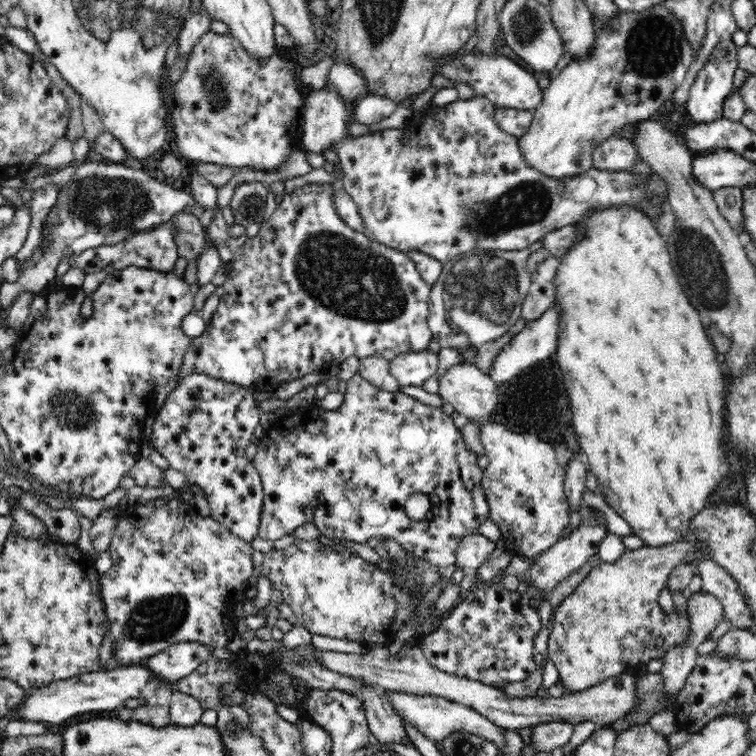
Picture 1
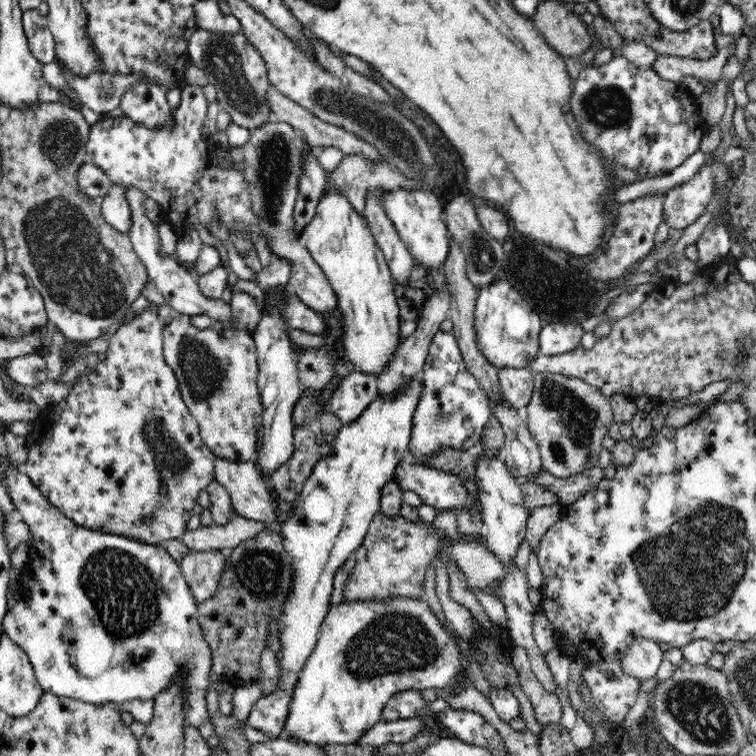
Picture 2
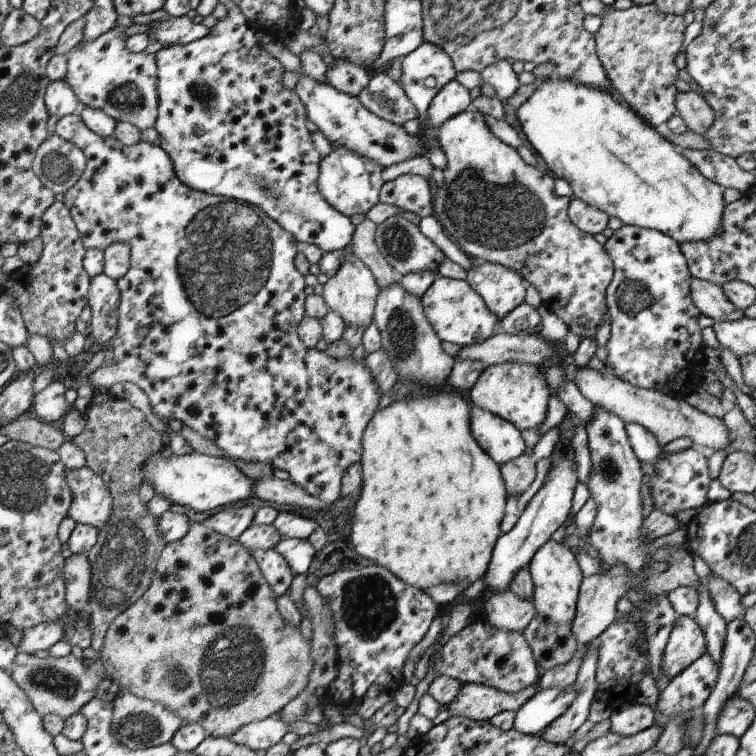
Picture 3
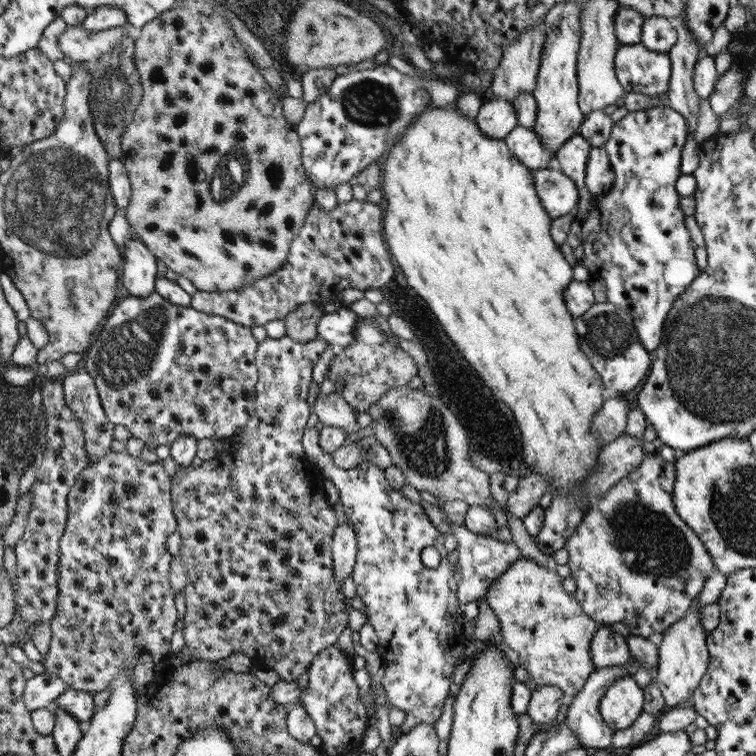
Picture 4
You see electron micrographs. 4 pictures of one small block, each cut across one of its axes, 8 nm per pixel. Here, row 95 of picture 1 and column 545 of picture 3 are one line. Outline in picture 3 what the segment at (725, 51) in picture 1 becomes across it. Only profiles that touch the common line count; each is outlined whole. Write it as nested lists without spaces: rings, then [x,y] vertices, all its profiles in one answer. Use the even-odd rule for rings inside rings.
[[[573,686],[538,689],[526,704],[515,712],[514,729],[525,735],[542,734],[554,720],[570,708],[576,696],[578,694]]]

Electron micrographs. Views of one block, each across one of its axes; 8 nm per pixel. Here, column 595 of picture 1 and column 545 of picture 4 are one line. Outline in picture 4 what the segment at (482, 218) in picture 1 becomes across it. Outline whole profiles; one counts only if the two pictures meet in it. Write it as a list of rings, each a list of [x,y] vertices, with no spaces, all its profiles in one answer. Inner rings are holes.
[[[557,166],[533,172],[534,184],[542,206],[550,218],[556,219],[572,212],[578,204],[578,187]]]

